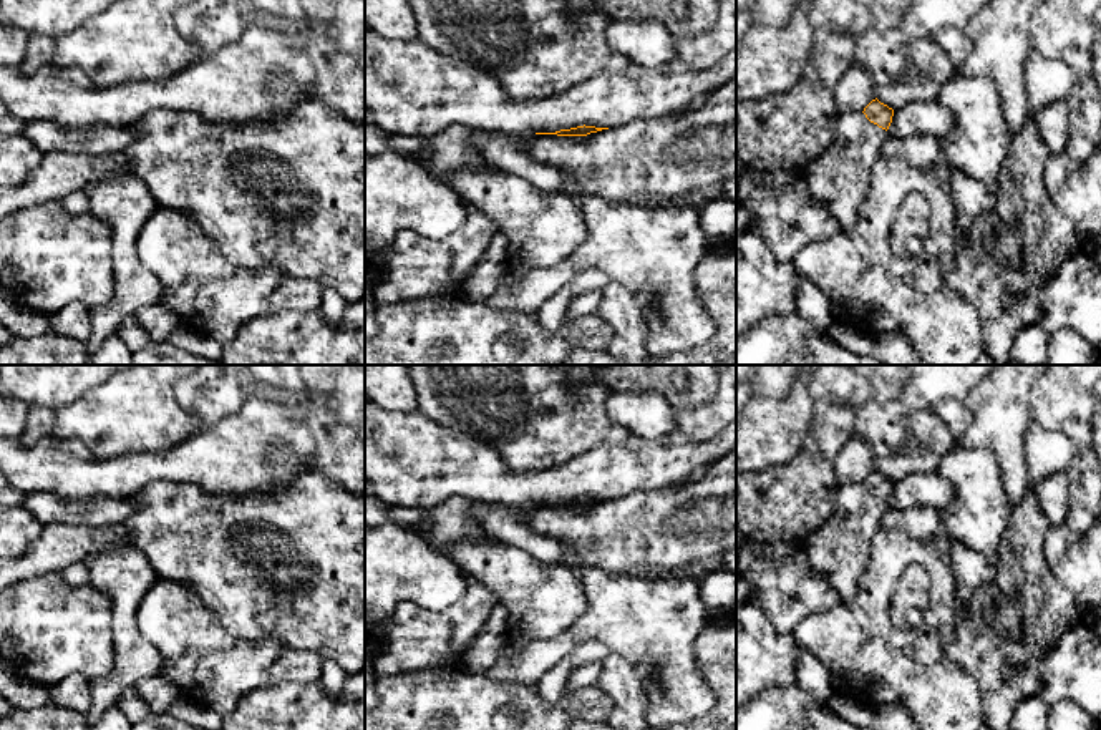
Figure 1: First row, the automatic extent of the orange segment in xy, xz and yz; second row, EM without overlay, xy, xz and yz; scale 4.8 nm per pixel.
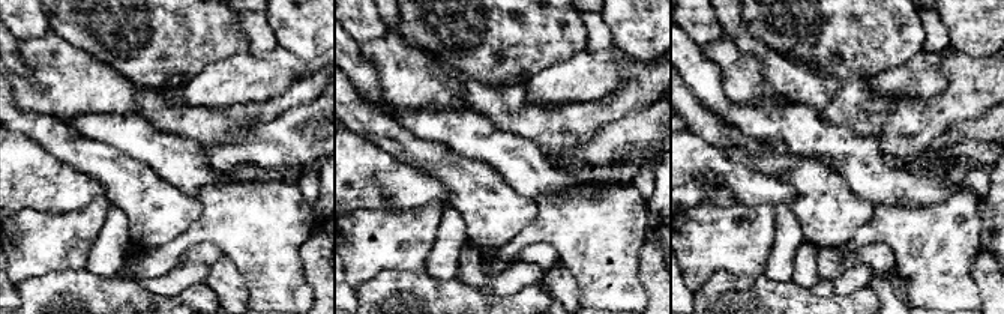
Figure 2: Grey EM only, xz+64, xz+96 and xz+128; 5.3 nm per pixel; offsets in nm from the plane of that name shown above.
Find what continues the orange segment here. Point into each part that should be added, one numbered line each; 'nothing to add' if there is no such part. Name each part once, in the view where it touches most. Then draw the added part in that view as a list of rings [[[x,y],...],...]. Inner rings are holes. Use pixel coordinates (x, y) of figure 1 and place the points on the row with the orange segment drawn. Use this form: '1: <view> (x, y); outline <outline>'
1: yz (839, 178); outline [[[862,111],[839,114],[831,143],[804,169],[811,197],[831,212],[841,231],[854,227],[887,138]]]

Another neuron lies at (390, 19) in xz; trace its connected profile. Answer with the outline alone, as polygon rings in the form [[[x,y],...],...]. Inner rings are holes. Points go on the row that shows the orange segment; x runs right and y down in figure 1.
[[[365,0],[365,27],[386,40],[418,38],[410,0]]]

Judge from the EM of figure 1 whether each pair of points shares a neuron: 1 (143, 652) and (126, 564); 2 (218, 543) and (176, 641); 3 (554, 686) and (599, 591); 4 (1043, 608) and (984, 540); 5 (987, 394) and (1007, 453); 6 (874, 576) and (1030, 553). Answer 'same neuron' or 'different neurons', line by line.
1: same neuron
2: different neurons
3: different neurons
4: different neurons
5: same neuron
6: different neurons

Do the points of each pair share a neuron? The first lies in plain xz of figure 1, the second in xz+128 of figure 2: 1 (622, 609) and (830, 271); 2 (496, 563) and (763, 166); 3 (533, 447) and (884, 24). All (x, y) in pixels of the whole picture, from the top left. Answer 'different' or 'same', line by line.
1: different
2: different
3: same

